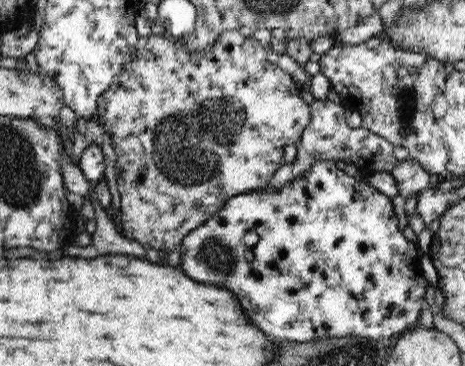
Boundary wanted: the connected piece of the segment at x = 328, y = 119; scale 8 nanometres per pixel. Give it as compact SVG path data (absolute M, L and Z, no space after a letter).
M328 98L322 100L313 99L309 105L310 122L302 131L300 140L295 142L296 159L291 163L285 162L280 166L264 190L276 192L284 185L292 182L297 176L304 174L314 162L320 162L320 160L342 160L346 163L353 162L358 168L370 166L376 168L377 172L392 172L398 160L394 156L395 146L389 140L362 126L351 128L346 123L343 106L329 101Z

